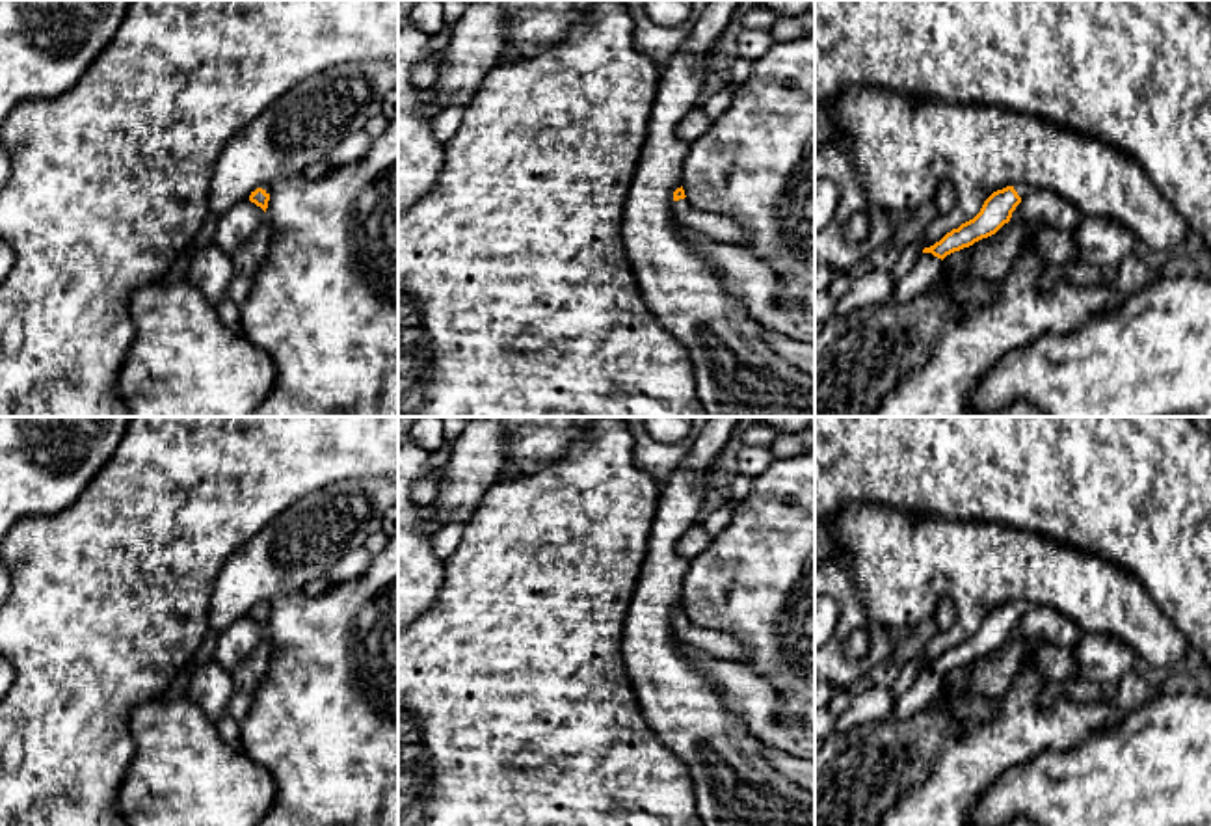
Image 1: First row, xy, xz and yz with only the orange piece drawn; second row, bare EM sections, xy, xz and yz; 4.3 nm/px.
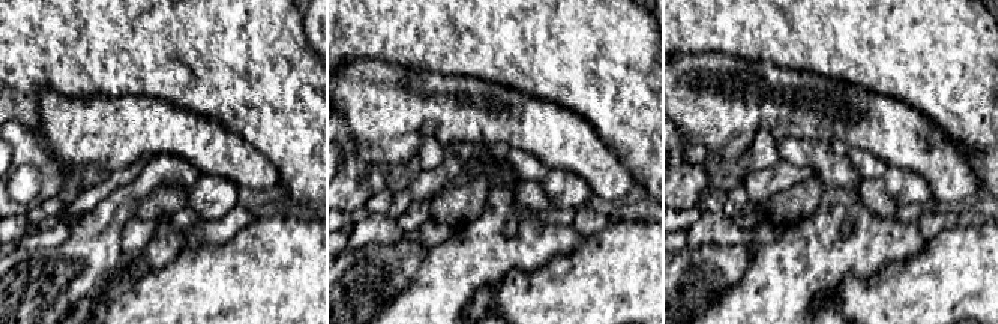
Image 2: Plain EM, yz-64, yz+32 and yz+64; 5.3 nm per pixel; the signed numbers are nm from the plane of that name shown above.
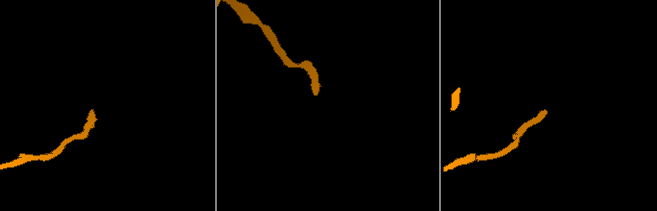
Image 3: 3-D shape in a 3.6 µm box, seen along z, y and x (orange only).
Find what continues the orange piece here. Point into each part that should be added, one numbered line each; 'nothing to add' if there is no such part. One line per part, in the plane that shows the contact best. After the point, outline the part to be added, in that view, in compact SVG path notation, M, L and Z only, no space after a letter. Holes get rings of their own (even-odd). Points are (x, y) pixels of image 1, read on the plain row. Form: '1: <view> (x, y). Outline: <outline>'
1: xz (718, 644). Outline: M686 614L673 618L673 629L683 644L701 649L716 659L737 662L752 659L748 646L725 633L696 627Z

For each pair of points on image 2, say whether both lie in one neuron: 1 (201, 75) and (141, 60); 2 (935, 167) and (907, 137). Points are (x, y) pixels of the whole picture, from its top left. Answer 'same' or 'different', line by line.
1: same
2: same

